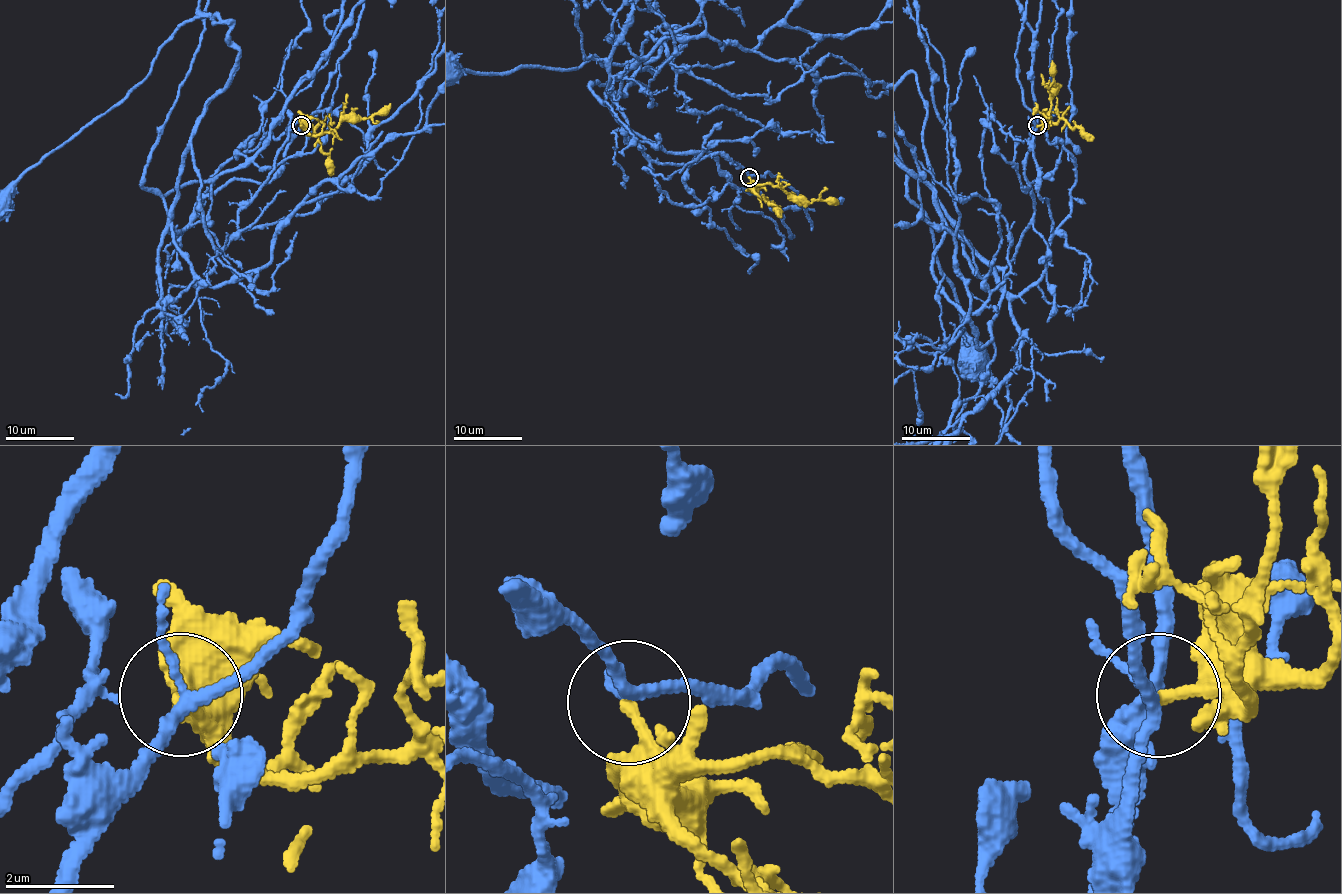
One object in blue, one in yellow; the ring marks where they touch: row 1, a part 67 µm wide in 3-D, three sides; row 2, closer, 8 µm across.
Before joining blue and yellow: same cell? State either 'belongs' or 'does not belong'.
does not belong

